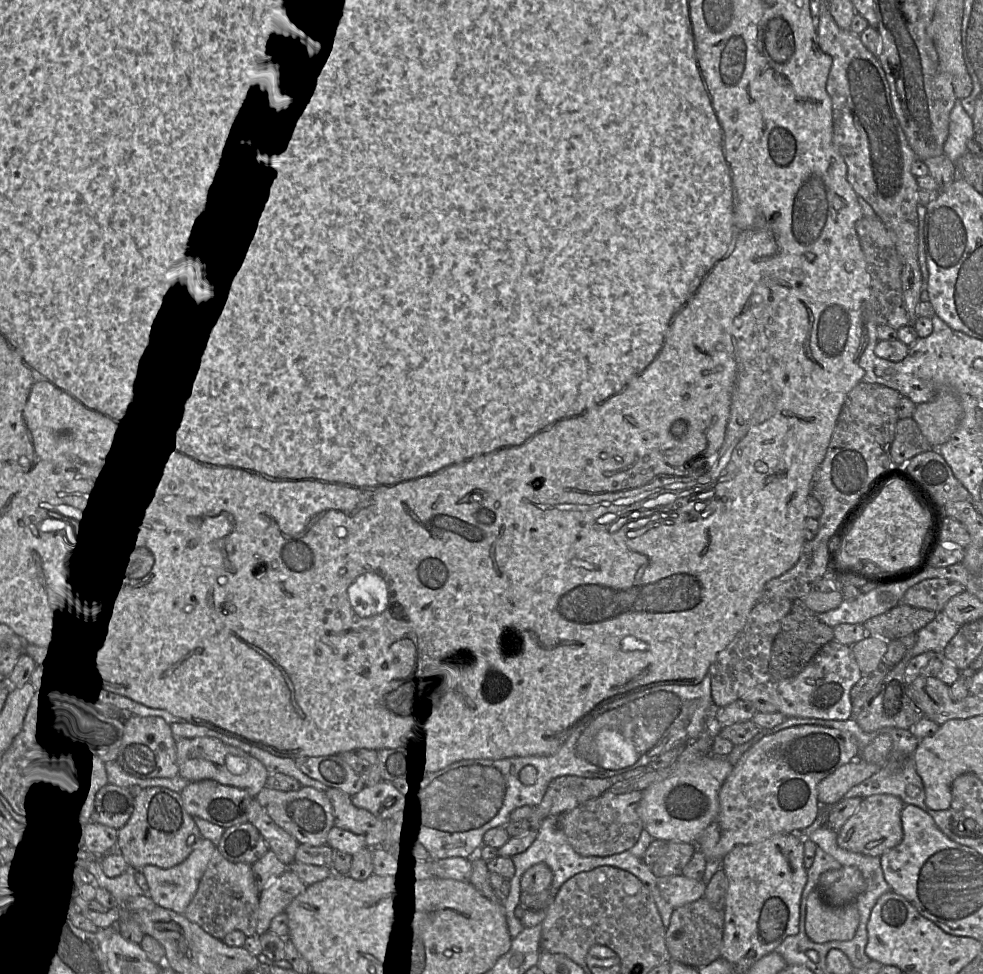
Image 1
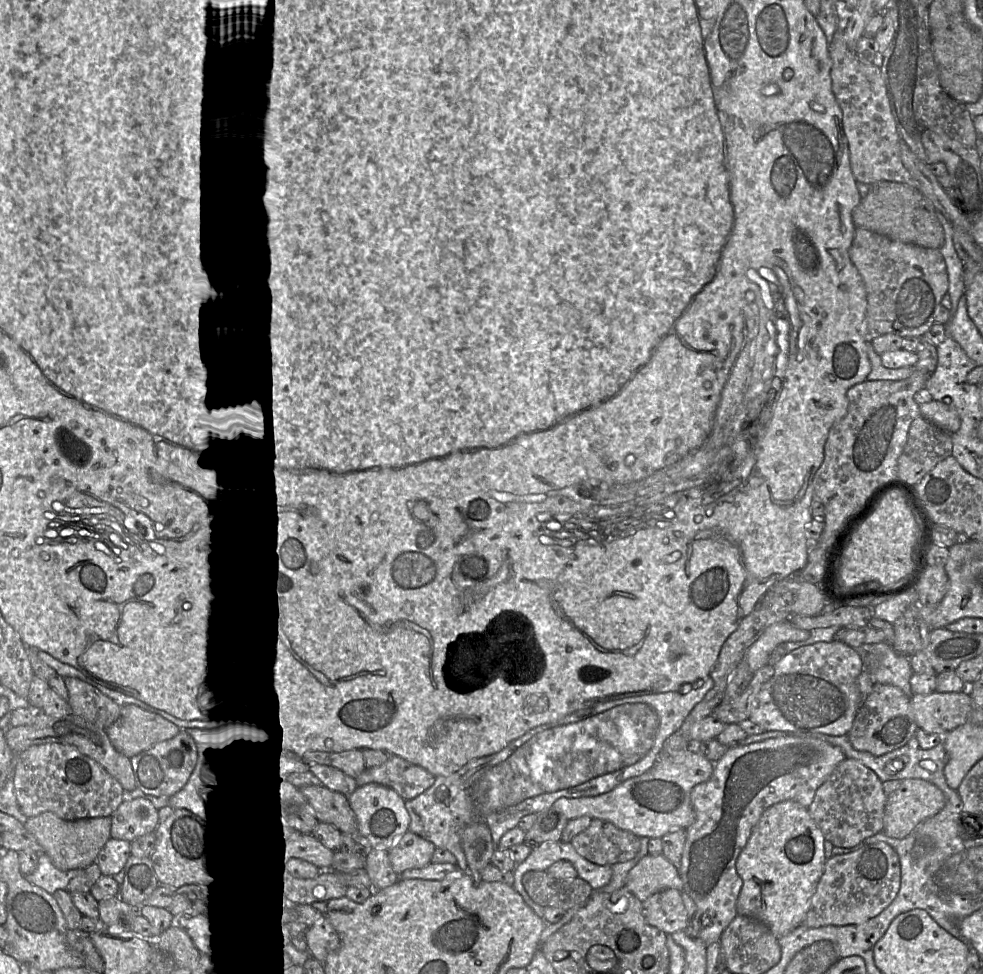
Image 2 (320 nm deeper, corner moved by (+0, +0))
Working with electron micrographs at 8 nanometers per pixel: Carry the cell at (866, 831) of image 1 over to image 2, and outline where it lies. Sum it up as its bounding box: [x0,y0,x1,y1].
[882,779,945,839]

